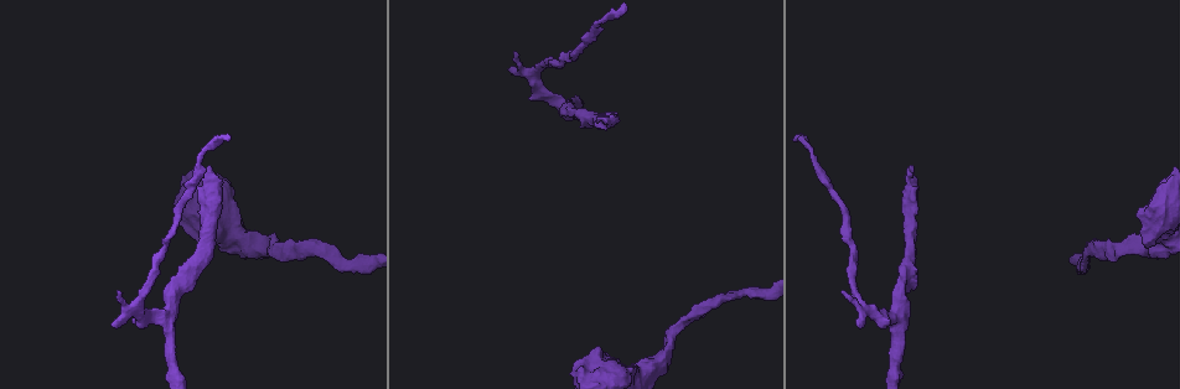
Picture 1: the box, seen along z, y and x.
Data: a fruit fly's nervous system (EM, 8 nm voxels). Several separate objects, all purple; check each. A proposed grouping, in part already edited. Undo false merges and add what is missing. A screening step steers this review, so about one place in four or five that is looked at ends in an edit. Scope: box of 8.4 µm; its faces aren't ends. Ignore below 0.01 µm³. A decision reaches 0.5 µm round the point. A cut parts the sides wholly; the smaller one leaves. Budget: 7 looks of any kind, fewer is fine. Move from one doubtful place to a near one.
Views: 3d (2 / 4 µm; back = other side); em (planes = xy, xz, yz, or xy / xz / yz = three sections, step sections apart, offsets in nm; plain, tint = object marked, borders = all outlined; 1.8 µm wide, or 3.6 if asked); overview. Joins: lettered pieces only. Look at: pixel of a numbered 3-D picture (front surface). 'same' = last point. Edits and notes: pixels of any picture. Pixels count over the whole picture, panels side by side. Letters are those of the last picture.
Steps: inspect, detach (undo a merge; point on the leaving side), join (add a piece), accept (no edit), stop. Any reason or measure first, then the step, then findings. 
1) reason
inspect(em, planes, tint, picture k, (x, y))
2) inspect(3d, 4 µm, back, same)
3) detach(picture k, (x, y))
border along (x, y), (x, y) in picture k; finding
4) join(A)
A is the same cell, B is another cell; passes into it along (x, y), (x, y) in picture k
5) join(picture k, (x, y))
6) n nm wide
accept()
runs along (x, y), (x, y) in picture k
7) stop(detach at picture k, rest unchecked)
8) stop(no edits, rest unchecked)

narrows sharply
inspect(em, 3.6 µm, xz, step 4, tint, picture 1, (673, 330))

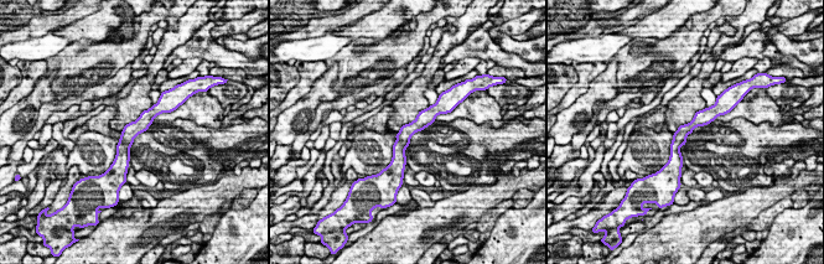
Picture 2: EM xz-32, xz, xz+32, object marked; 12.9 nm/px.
inspect(em, 3.6 µm, planes, borders, same)

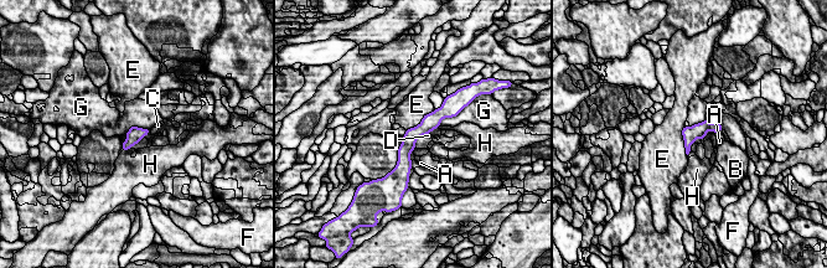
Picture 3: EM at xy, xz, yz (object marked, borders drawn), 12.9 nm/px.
E touches over 480 nm
accept()
A, B, C, D, E, F, G and H are other cells; continuous, no second cell

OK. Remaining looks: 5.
free end
inspect(em, 3.6 µm, yz, step 8, borders, picture 1, (912, 165))

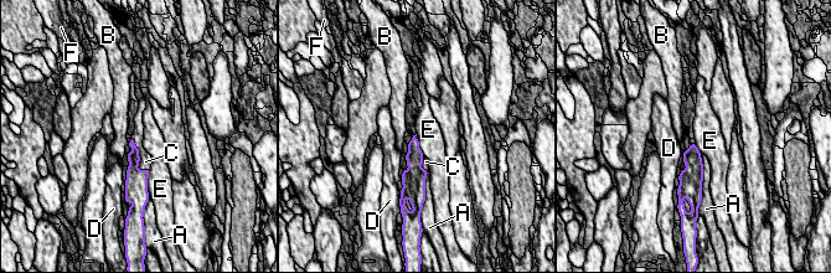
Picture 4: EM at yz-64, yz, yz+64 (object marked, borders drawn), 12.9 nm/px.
cut it another way
inspect(em, 3.6 µm, planes, borders, same)

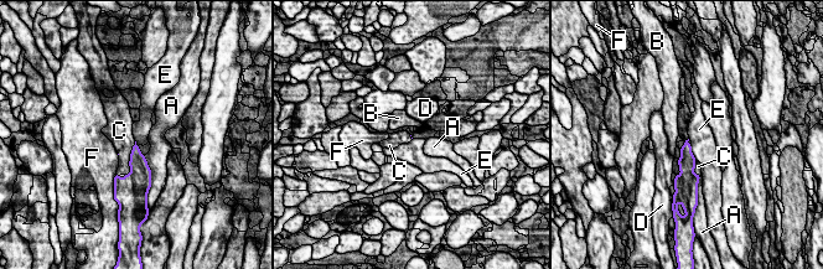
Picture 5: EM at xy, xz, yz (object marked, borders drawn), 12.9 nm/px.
join(picture 5, (123, 143))
C is the same cell, A, B, D, E and F are other cells; passes into it along (140, 175), (130, 160), (123, 143) in picture 5; it goes on there

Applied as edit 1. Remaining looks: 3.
branch stops here
inspect(em, yz, step 8, borders, picture 1, (112, 325))

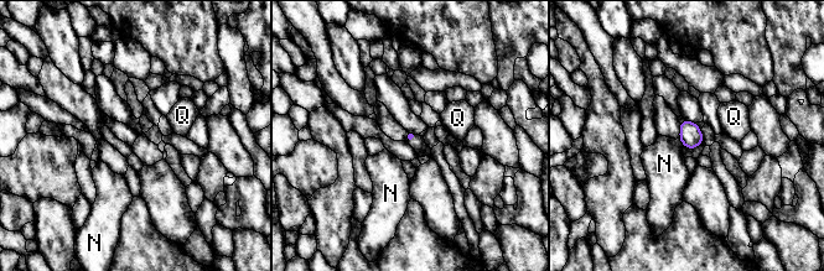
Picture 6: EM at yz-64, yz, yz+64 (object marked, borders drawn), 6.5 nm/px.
N touches over 70 nm
accept()
N and Q are other cells; border along (679, 137), (684, 145) in picture 6; none of them fits

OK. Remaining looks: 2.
stop(join at picture 5, rest unchecked)

